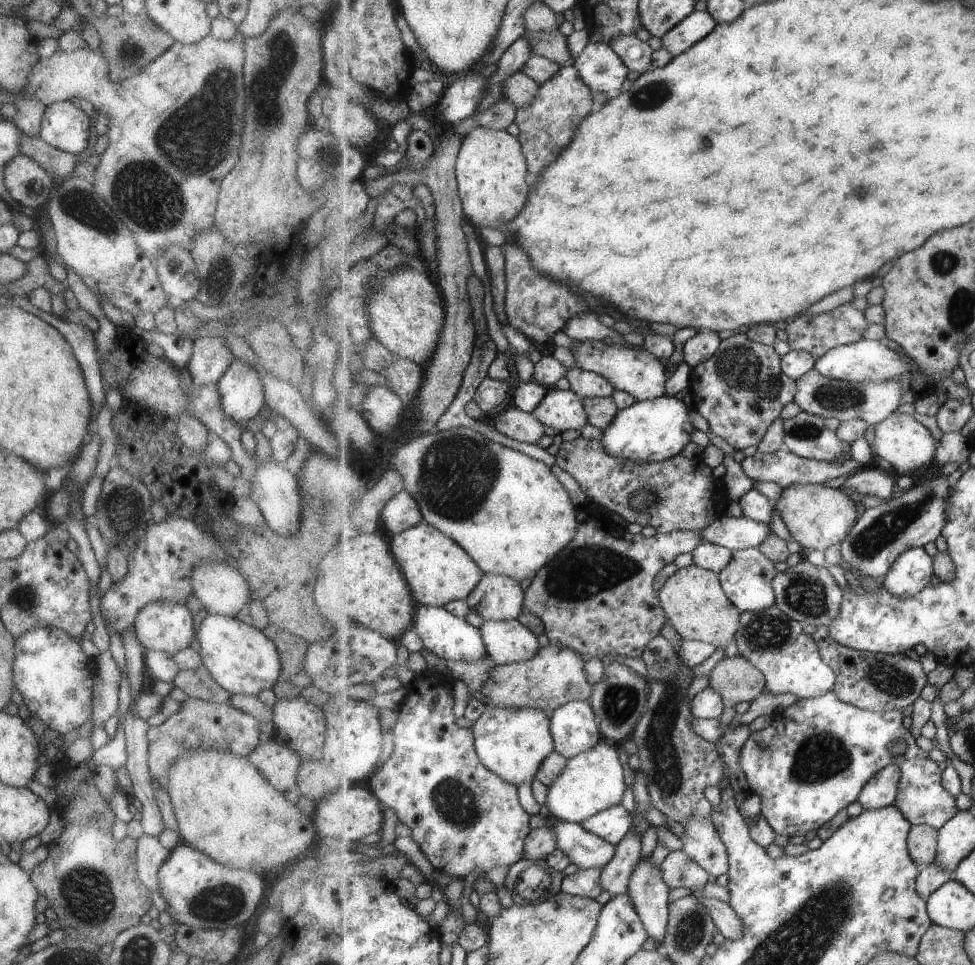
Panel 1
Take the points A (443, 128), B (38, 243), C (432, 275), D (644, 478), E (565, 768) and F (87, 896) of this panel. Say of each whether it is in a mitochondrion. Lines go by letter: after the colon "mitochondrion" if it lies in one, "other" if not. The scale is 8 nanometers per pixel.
A: other
B: other
C: other
D: mitochondrion
E: other
F: mitochondrion

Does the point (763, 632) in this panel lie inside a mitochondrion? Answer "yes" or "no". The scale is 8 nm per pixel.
yes

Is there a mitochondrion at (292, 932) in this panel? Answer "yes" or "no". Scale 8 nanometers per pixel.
no

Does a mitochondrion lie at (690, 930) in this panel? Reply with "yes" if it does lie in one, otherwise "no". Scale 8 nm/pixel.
yes

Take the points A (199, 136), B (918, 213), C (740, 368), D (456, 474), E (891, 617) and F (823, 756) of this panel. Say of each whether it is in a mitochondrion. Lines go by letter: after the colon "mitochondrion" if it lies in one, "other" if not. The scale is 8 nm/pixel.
A: mitochondrion
B: other
C: mitochondrion
D: mitochondrion
E: other
F: mitochondrion

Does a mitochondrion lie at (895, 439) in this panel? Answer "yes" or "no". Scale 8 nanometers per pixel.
no

